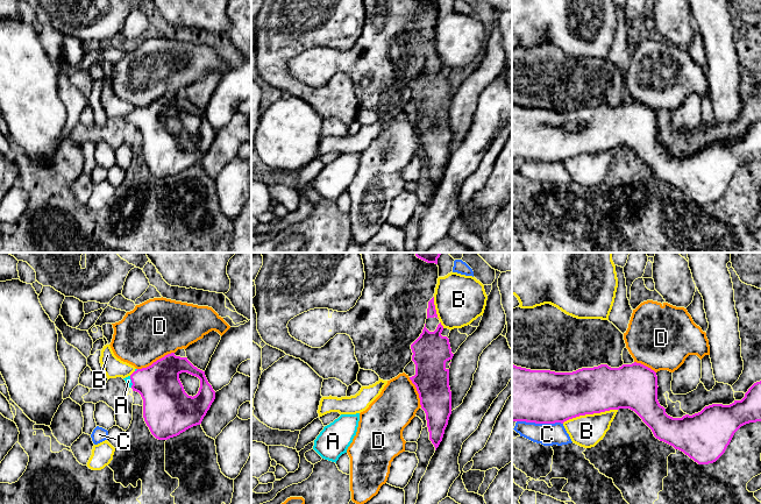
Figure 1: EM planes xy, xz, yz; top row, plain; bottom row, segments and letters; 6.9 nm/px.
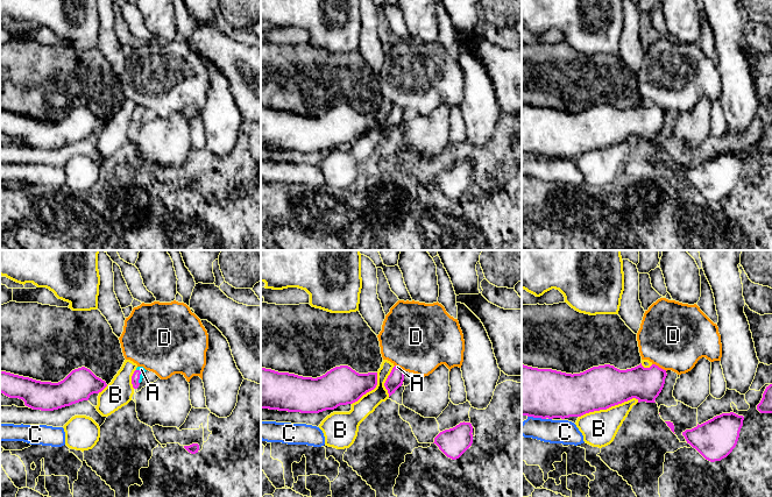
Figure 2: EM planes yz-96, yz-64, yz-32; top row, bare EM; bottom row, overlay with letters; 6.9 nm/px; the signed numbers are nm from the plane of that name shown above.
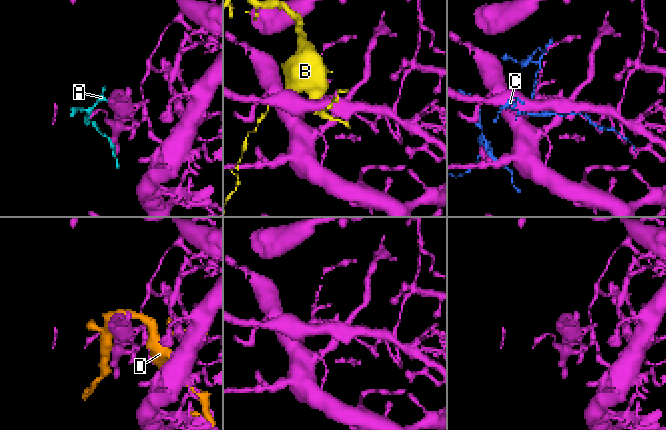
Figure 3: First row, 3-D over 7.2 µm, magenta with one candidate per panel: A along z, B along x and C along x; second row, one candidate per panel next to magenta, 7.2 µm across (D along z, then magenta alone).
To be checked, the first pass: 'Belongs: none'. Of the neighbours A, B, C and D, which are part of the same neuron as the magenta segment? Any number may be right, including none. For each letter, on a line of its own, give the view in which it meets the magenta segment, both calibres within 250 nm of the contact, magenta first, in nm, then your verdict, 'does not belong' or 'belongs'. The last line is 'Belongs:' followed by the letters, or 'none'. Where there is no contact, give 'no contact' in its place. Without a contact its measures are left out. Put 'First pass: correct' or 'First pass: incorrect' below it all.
A: xy | 300/50 nm | belongs
B: yz | 340/220 nm | does not belong
C: yz | 360/160 nm | does not belong
D: xy | 300/400 nm | does not belong
Belongs: A
First pass: incorrect

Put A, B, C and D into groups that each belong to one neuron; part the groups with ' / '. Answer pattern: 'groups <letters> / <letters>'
groups A / B / C / D

